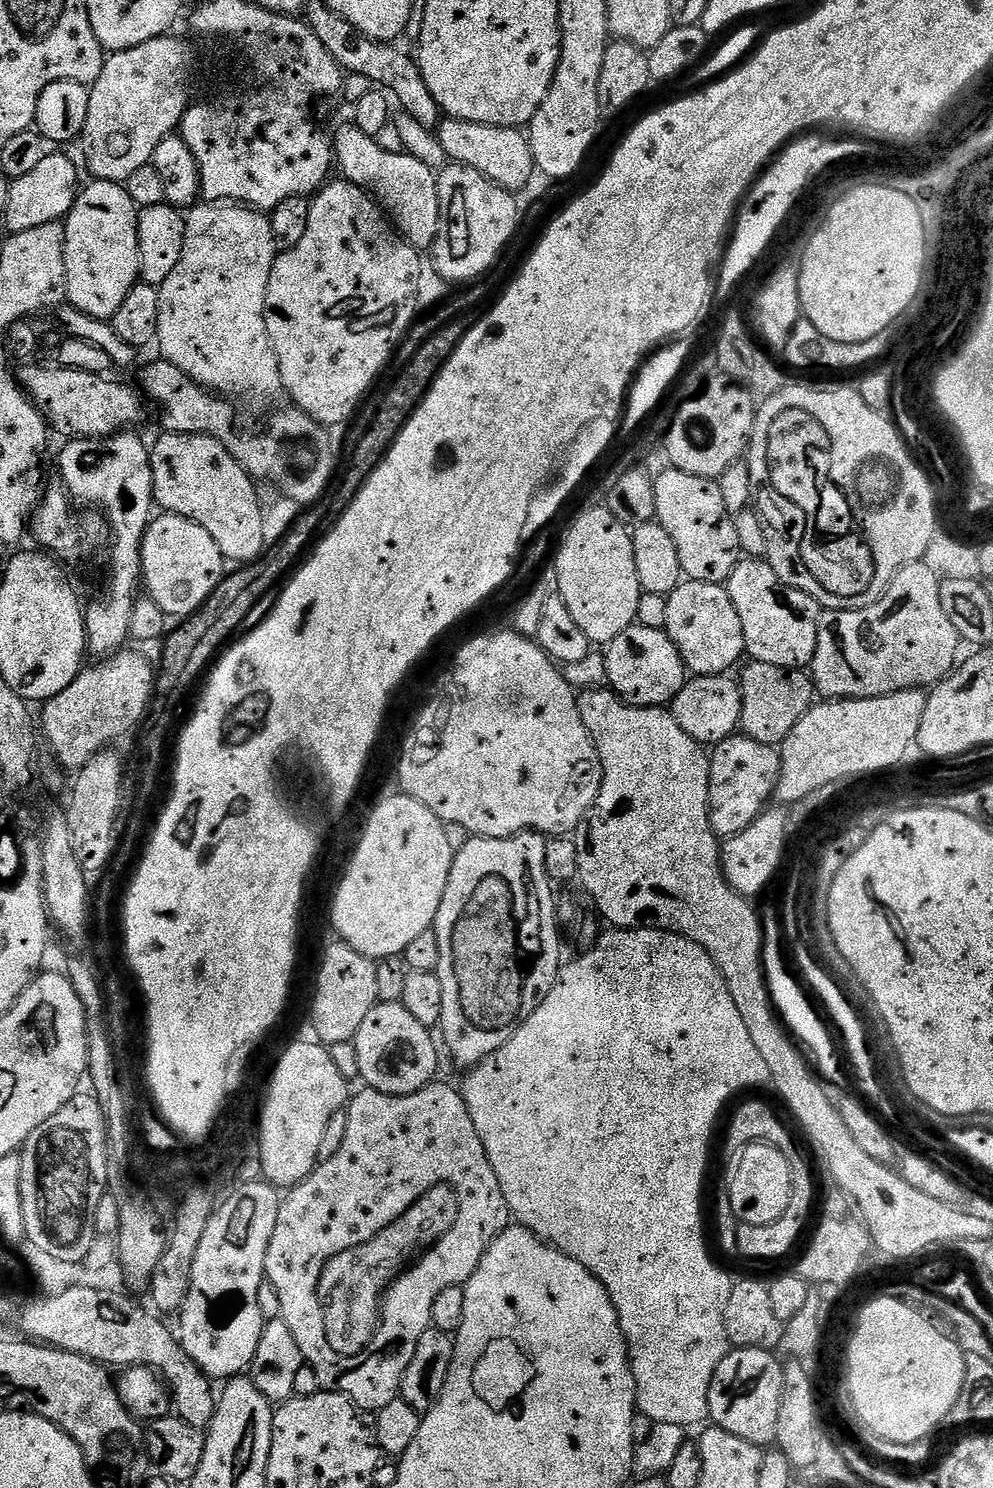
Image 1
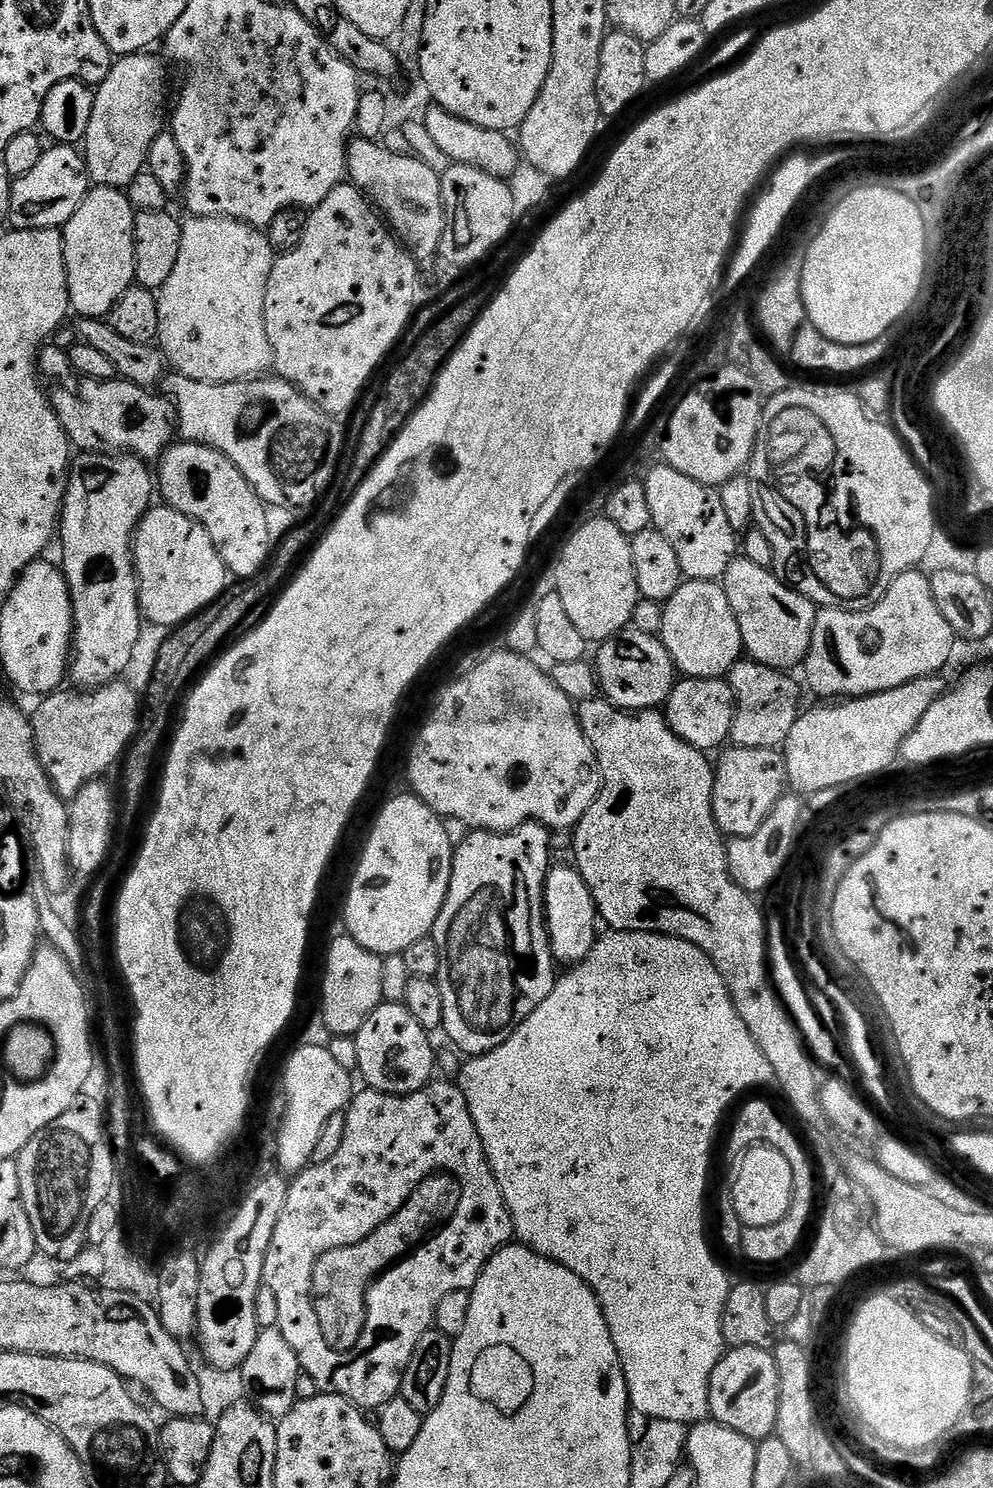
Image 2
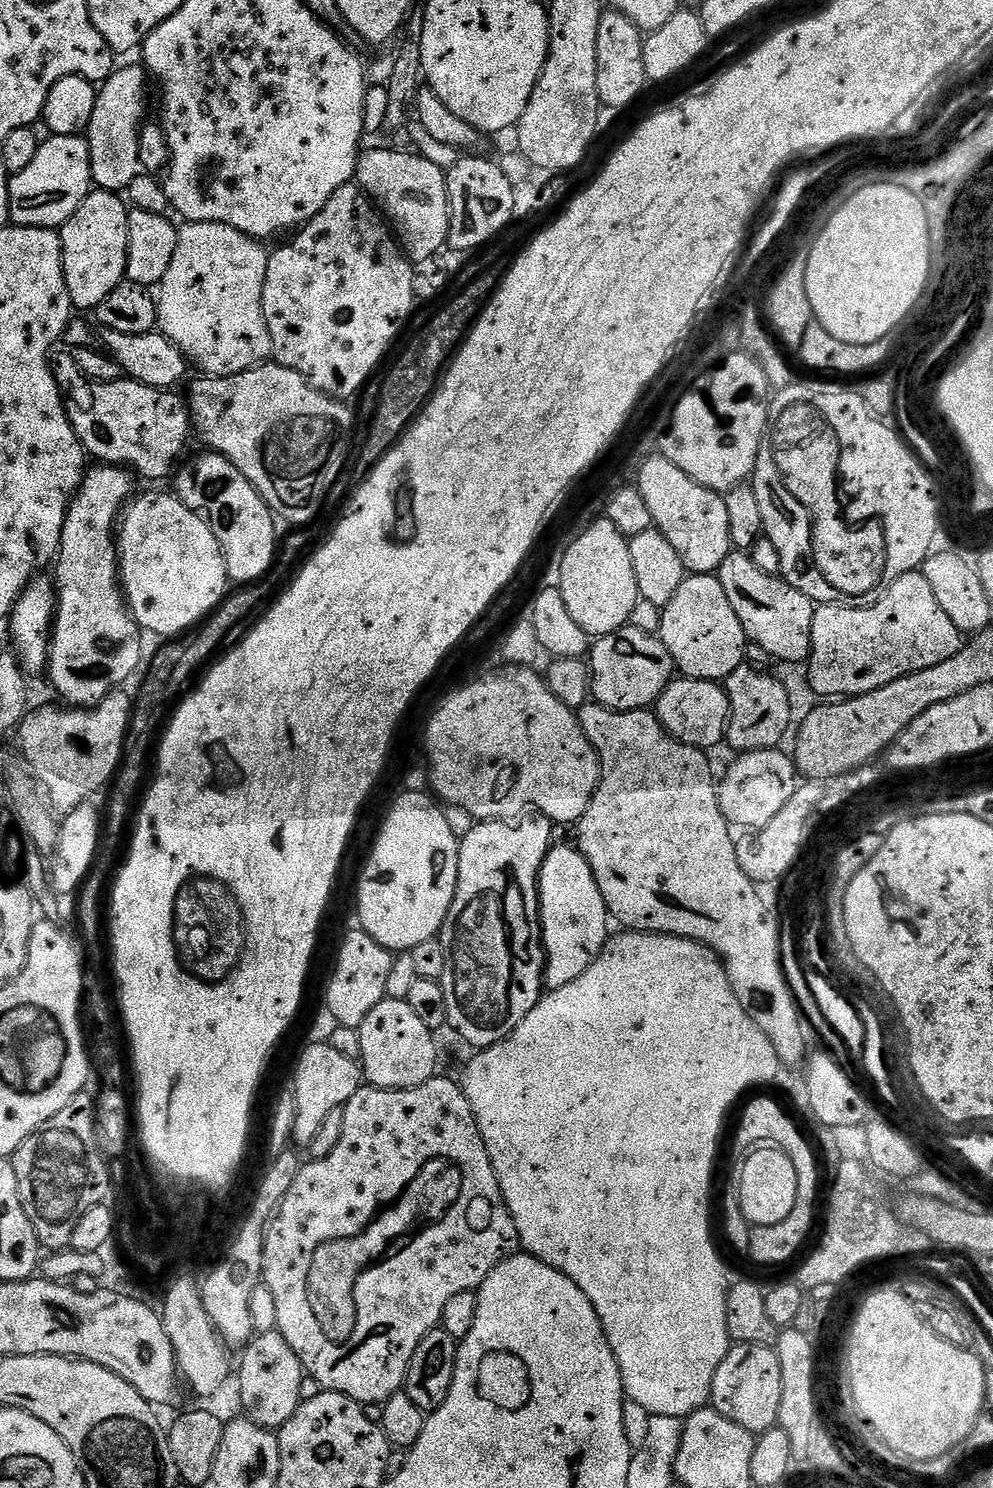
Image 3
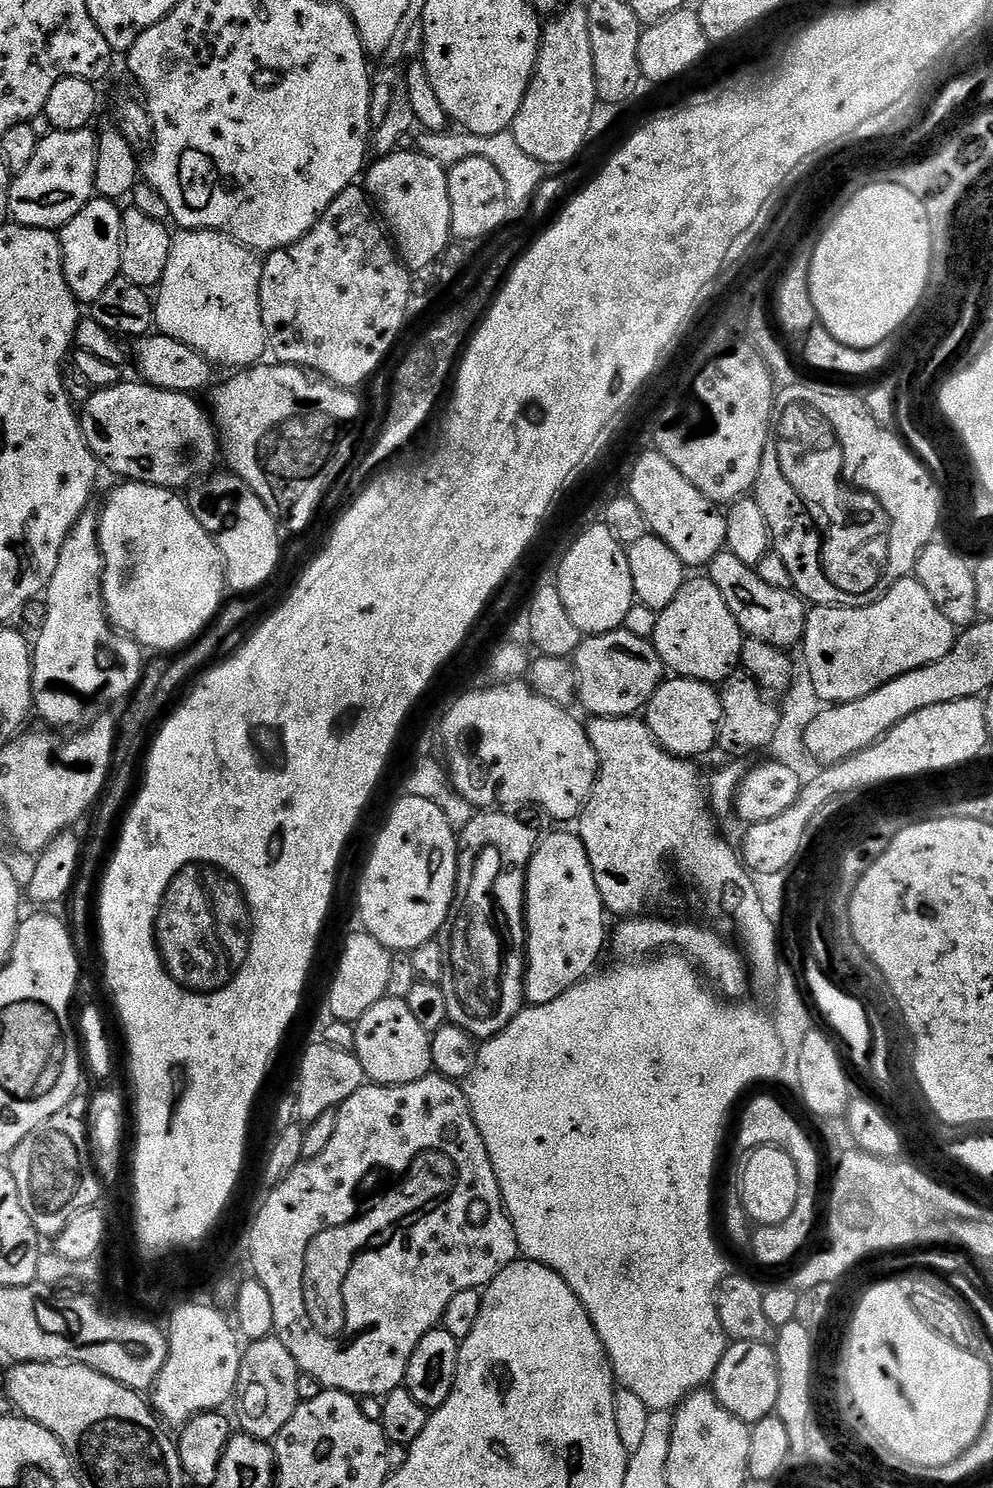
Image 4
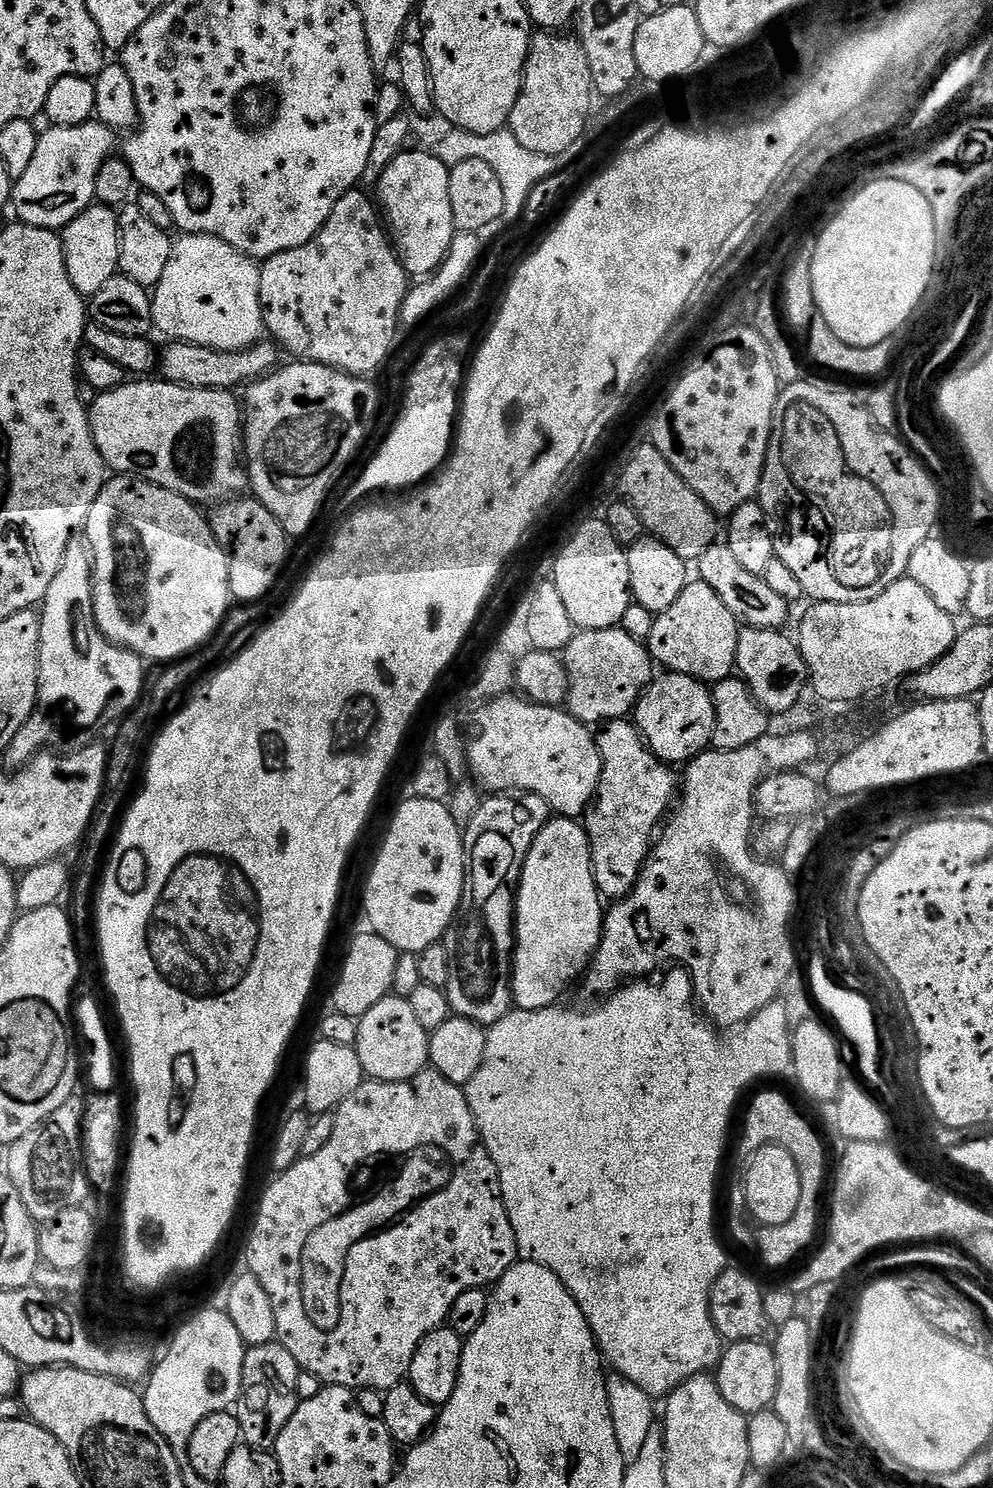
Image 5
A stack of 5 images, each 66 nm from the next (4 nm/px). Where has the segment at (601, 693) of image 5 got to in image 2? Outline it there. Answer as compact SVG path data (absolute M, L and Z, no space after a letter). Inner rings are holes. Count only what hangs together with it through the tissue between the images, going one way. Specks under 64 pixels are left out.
M625 630L603 641L599 648L594 667L599 691L610 703L629 712L646 712L667 705L678 679L678 669L659 636Z

